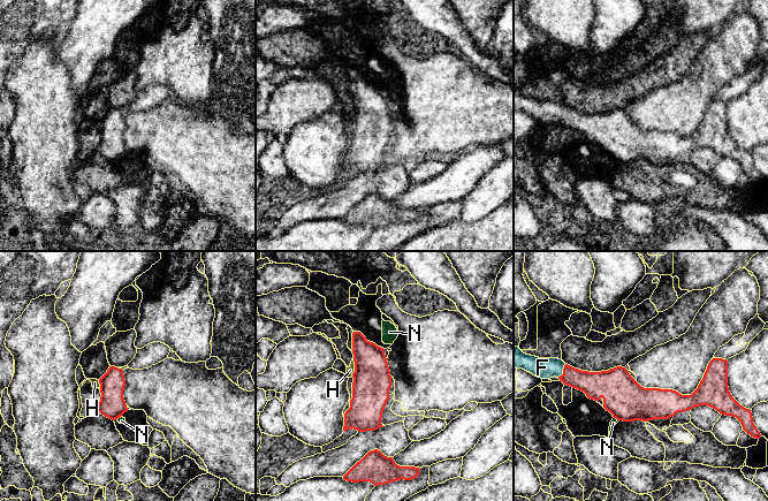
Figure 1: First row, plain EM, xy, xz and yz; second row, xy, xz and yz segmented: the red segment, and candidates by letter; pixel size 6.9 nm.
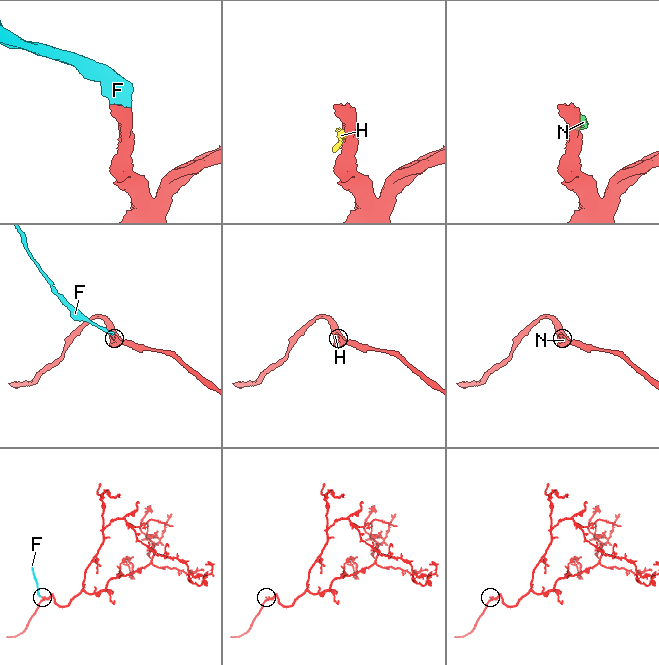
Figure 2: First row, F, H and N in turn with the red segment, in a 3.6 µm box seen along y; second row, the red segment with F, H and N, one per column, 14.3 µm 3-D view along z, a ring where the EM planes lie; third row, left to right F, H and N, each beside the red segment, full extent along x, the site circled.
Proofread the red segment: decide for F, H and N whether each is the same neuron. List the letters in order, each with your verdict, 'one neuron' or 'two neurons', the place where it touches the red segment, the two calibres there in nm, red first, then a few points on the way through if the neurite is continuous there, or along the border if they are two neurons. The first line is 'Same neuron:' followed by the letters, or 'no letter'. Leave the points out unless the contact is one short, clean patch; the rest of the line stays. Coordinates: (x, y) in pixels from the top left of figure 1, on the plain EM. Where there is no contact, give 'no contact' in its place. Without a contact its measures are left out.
Same neuron: F
F: one neuron; meets red in yz at (563, 113); 190 nm thick on the red side, 140 nm on the other; runs through yz (595, 127), (570, 119), (563, 113), (557, 109), (542, 109)
H: two neurons; meets red in xz at (355, 109); 260 nm thick on the red side, 50 nm on the other; border along xz (354, 100), (354, 114), (351, 118)
N: two neurons; meets red in yz at (616, 160); 280 nm thick on the red side, 50 nm on the other; border along yz (614, 159), (617, 161)

